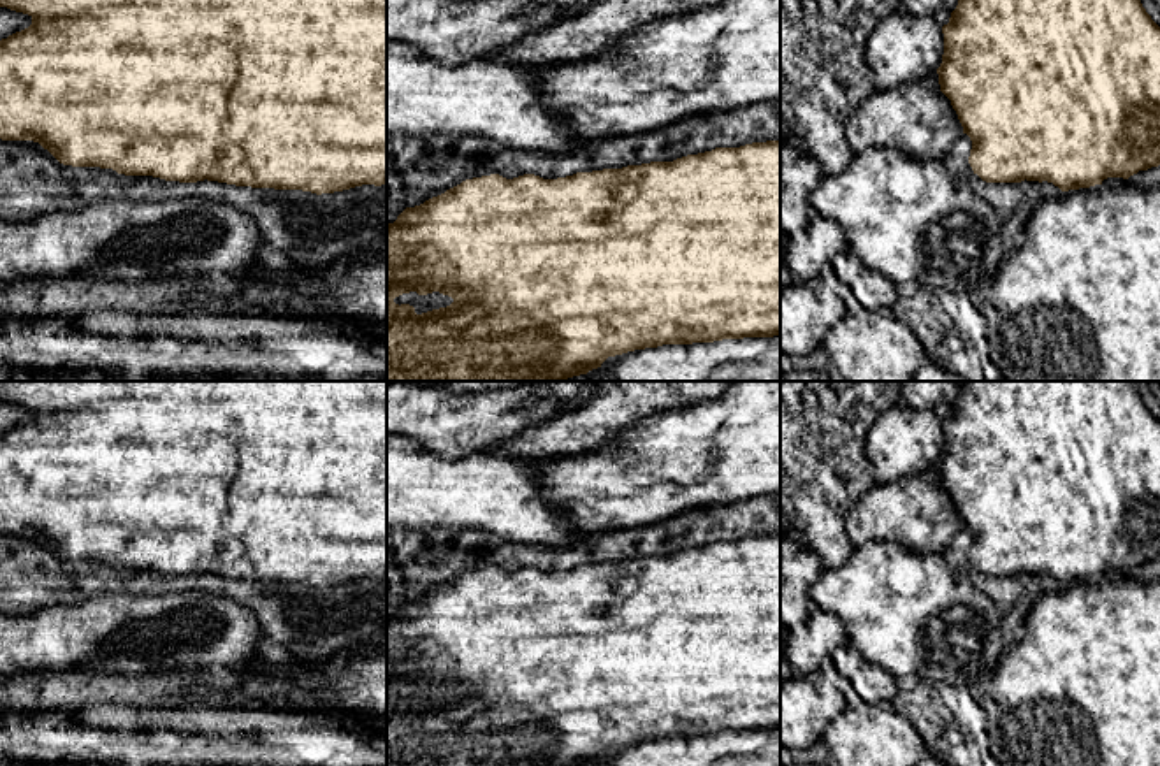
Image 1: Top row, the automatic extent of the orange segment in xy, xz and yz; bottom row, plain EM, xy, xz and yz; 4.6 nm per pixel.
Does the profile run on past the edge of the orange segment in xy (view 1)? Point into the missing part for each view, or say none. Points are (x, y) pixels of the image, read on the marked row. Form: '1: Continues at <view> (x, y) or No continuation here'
1: No continuation here

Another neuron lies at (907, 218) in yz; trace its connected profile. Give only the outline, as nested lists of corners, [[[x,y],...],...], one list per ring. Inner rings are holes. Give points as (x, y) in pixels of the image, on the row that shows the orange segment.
[[[896,148],[854,155],[840,174],[821,179],[810,206],[842,228],[847,249],[895,285],[967,292],[993,278],[1007,253],[1000,235],[1004,216],[990,202],[956,183],[942,162],[917,160]]]

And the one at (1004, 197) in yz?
[[[963,134],[949,155],[942,160],[951,177],[968,186],[977,197],[990,202],[1002,216],[1009,216],[1023,204],[1019,183],[986,183],[970,167],[972,141]]]

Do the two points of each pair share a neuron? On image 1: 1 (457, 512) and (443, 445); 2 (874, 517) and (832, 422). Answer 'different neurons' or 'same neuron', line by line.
1: different neurons
2: different neurons

